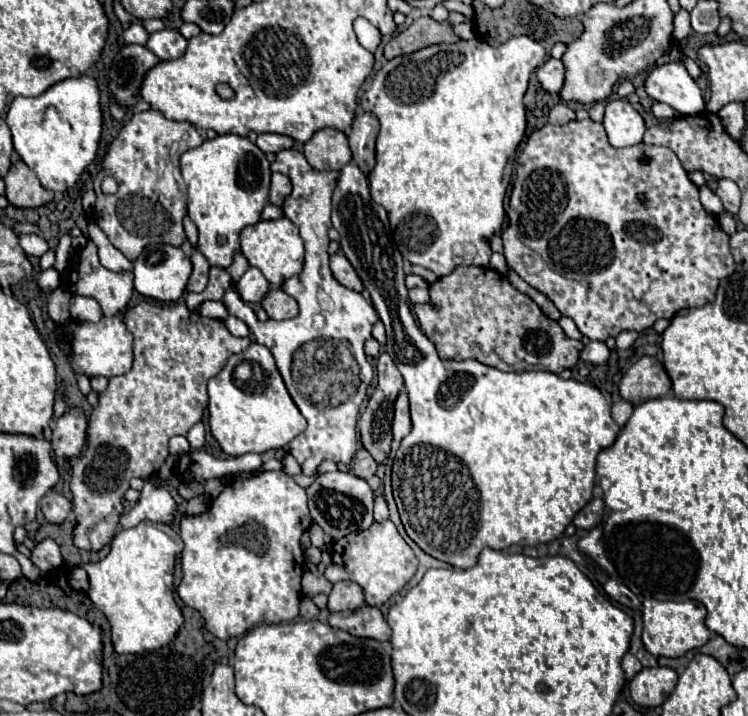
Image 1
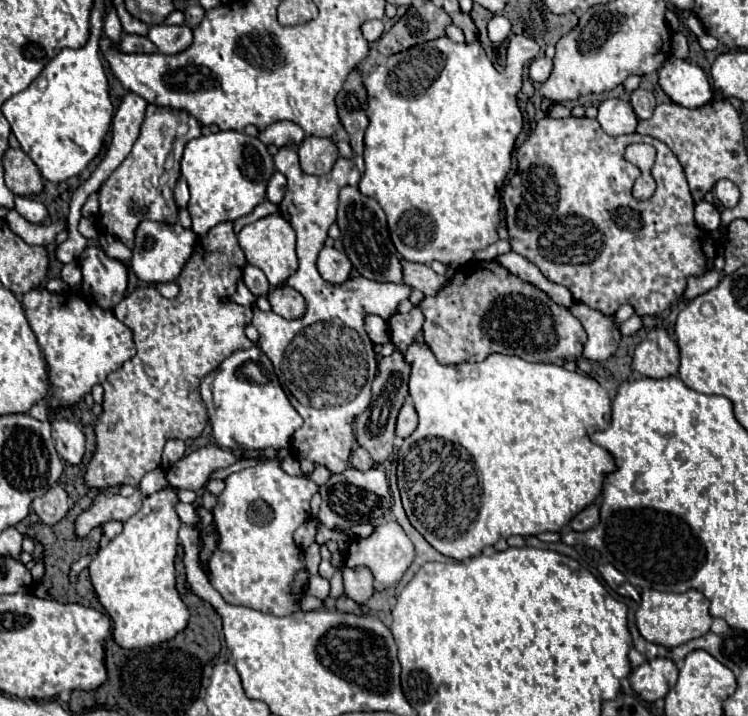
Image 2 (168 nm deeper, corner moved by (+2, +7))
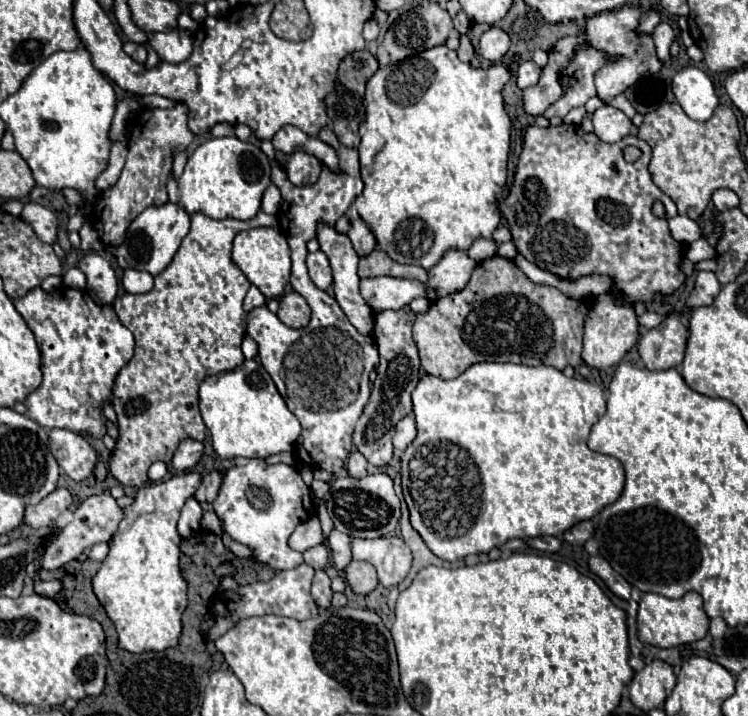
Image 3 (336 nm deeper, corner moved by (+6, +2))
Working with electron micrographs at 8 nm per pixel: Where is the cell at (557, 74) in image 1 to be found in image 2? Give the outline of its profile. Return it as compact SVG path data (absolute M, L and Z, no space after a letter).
M537 57L529 65L529 79L543 83L549 77L551 69L553 69L553 61L549 57Z

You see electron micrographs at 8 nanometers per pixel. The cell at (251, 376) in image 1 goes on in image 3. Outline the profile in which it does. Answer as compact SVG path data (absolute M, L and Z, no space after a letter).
M245 360L235 370L203 380L199 388L199 410L209 428L215 452L221 458L267 458L289 452L301 434L301 424L285 406L271 376L257 360Z

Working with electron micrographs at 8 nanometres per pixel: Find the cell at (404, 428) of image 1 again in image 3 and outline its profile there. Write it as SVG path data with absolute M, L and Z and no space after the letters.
M409 414L409 416L405 416L405 418L401 418L401 420L397 422L397 426L395 426L395 436L393 436L393 446L395 446L397 450L405 450L405 448L413 442L415 436L417 436L415 418L413 418L413 414Z

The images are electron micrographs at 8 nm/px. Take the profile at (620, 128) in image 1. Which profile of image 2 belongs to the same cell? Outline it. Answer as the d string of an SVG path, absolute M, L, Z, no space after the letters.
M607 99L599 105L599 125L607 135L633 133L637 127L637 117L631 103L623 99Z

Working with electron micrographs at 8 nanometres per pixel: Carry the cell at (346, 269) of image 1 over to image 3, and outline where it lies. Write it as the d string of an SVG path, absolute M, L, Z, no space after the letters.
M321 250L311 252L307 256L307 268L315 286L321 290L329 290L329 286L333 284L333 270L331 270L329 258Z

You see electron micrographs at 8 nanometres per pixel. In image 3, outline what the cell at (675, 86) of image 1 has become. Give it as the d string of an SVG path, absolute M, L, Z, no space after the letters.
M695 66L679 70L671 82L671 90L685 114L699 122L709 120L719 102L711 78Z

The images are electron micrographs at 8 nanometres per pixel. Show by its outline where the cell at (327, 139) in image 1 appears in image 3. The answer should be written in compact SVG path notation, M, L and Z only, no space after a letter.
M301 150L291 154L289 160L287 160L287 174L289 174L289 180L295 186L315 184L321 170L323 170L321 160L315 158L313 154L307 154L307 152L301 152Z

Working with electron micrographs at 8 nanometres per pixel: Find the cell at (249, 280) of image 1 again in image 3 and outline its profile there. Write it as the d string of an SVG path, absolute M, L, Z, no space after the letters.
M251 286L245 300L243 300L243 310L251 312L253 308L259 308L259 306L265 306L265 296L259 292L257 286Z

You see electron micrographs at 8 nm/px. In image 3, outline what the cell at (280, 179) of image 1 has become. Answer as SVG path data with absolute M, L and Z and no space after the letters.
M271 184L265 194L263 194L263 202L261 202L261 210L265 214L275 214L279 210L279 204L281 204L281 192L275 184Z

